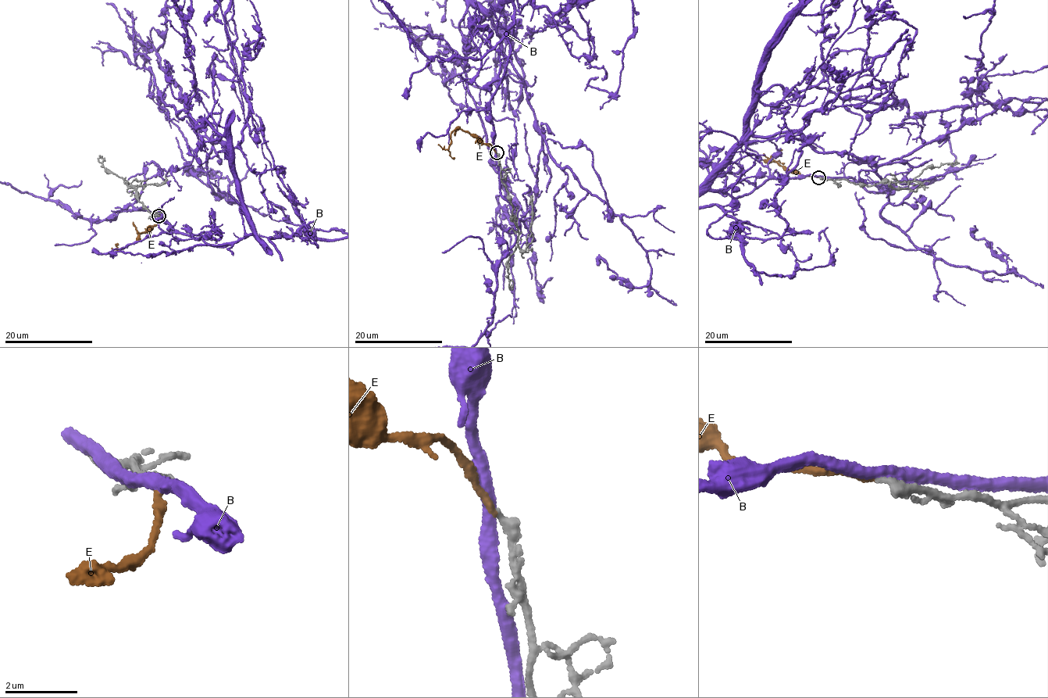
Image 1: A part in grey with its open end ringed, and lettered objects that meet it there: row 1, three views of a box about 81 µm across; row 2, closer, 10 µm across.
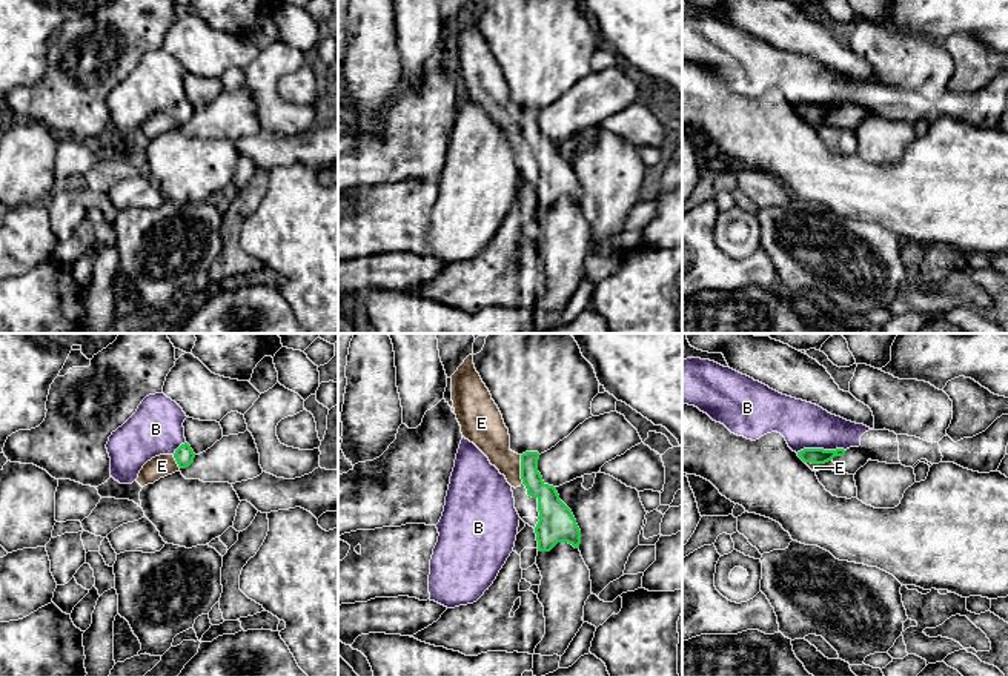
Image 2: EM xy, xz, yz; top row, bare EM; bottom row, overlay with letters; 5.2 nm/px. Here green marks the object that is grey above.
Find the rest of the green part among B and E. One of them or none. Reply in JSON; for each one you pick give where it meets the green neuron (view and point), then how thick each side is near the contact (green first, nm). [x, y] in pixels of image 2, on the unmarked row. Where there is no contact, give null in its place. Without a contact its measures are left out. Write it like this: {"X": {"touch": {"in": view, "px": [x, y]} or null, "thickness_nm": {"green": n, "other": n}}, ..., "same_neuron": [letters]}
{"E": {"touch": {"in": "xz", "px": [521, 125]}, "thickness_nm": {"green": 130, "other": 190}}, "same_neuron": ["E"]}

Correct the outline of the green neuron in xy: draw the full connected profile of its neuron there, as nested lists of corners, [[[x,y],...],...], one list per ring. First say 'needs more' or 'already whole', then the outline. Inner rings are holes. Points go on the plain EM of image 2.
needs more; [[[187,98],[181,100],[174,111],[160,111],[148,117],[138,129],[137,138],[144,143],[160,134],[186,124],[194,118],[195,109]]]

